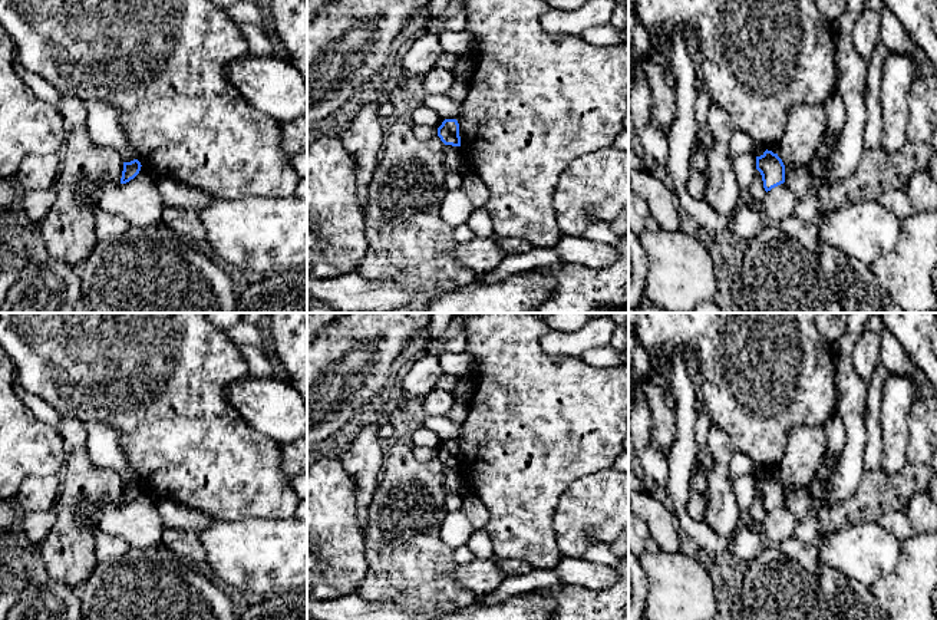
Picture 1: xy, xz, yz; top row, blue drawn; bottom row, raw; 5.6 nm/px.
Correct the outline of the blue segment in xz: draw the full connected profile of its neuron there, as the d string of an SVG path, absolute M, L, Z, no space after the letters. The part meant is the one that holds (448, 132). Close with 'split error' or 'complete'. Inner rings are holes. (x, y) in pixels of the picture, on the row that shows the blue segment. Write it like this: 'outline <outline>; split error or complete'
outline M445 119L438 128L438 136L445 145L461 146L459 123L456 119Z; complete

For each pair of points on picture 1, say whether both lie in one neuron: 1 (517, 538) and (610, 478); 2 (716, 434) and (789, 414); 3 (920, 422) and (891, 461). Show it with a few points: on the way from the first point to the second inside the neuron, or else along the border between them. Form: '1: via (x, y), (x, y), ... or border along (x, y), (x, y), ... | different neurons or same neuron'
1: border along (570, 484), (554, 514), (557, 547) | different neurons
2: border along (711, 425), (725, 432), (728, 448), (732, 454) | different neurons
3: border along (911, 405), (907, 414), (907, 462) | different neurons

